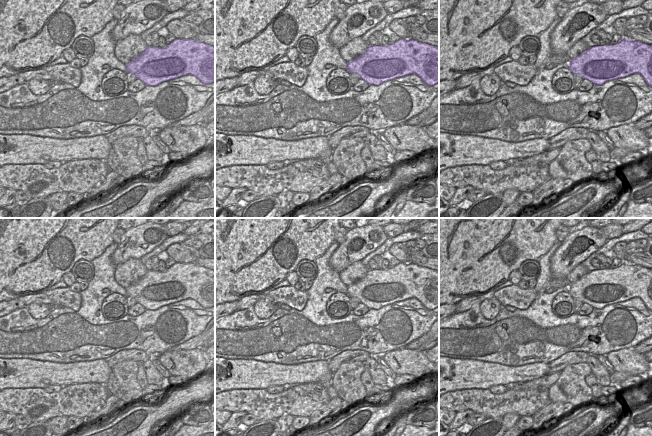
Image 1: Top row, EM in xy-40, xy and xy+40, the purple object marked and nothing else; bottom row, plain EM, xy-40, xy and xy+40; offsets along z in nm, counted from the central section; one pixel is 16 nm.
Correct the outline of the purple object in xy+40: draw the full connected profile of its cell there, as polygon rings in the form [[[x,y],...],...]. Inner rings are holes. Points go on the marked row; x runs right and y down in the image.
[[[623,38],[615,45],[593,46],[570,60],[567,68],[594,85],[639,73],[652,87],[652,45]]]

